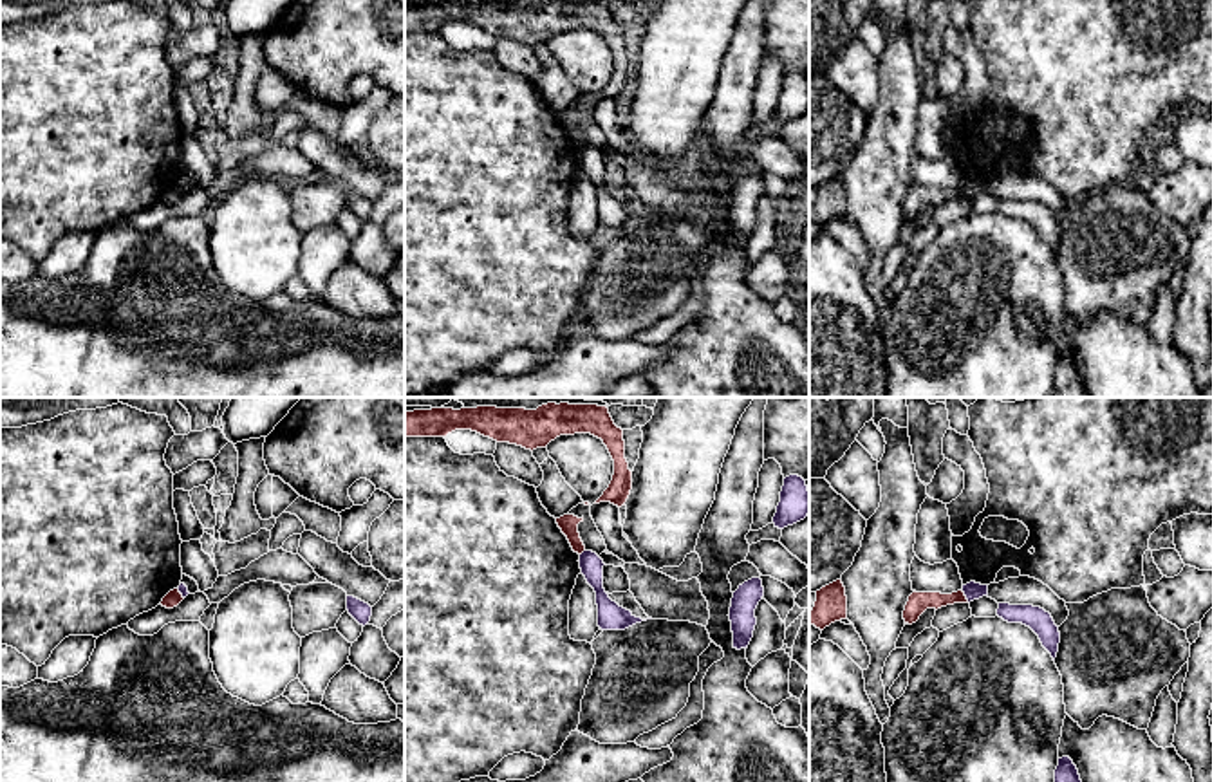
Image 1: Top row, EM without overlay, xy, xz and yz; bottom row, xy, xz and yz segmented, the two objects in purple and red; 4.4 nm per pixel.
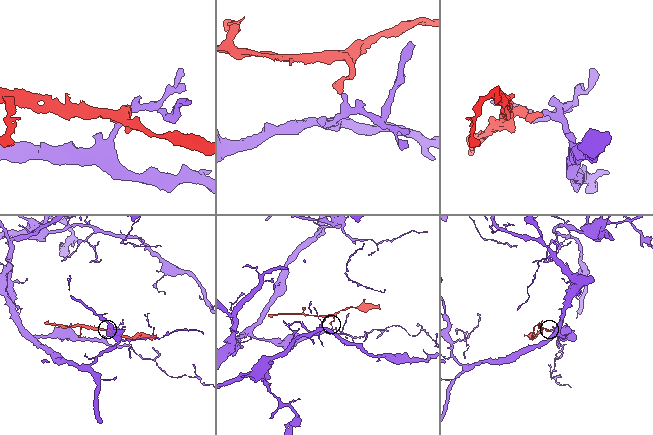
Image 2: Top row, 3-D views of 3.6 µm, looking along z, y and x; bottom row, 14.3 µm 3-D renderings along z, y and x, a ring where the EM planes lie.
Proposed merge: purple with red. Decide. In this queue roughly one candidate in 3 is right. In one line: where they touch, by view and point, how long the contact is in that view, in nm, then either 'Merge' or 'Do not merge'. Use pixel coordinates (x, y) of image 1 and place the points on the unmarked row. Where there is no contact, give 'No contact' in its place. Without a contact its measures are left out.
Touches purple at yz (965, 190). Shared border 70 nm. Do not merge

